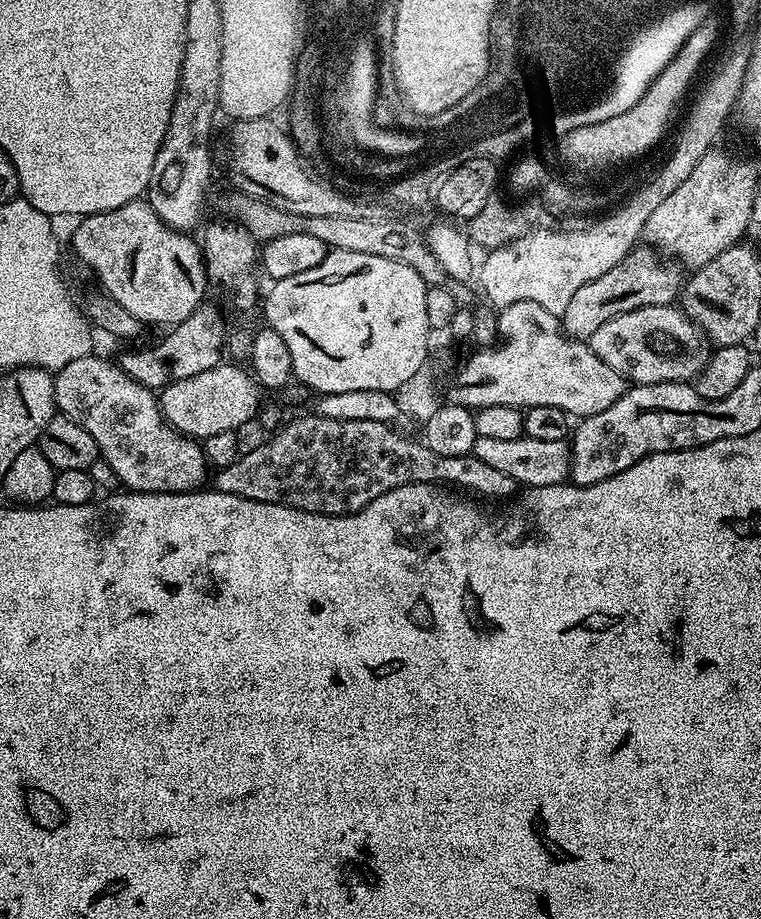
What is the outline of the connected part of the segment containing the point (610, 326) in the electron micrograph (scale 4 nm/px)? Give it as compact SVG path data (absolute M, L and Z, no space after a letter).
M675 303L646 304L641 308L618 314L610 318L608 322L602 322L602 326L598 326L598 330L594 330L594 334L587 337L586 343L594 350L594 354L598 354L598 358L602 358L602 362L606 362L606 366L618 370L618 374L622 374L625 381L633 385L674 382L675 380L695 381L697 374L706 366L710 355L708 337L704 335L696 321Z

